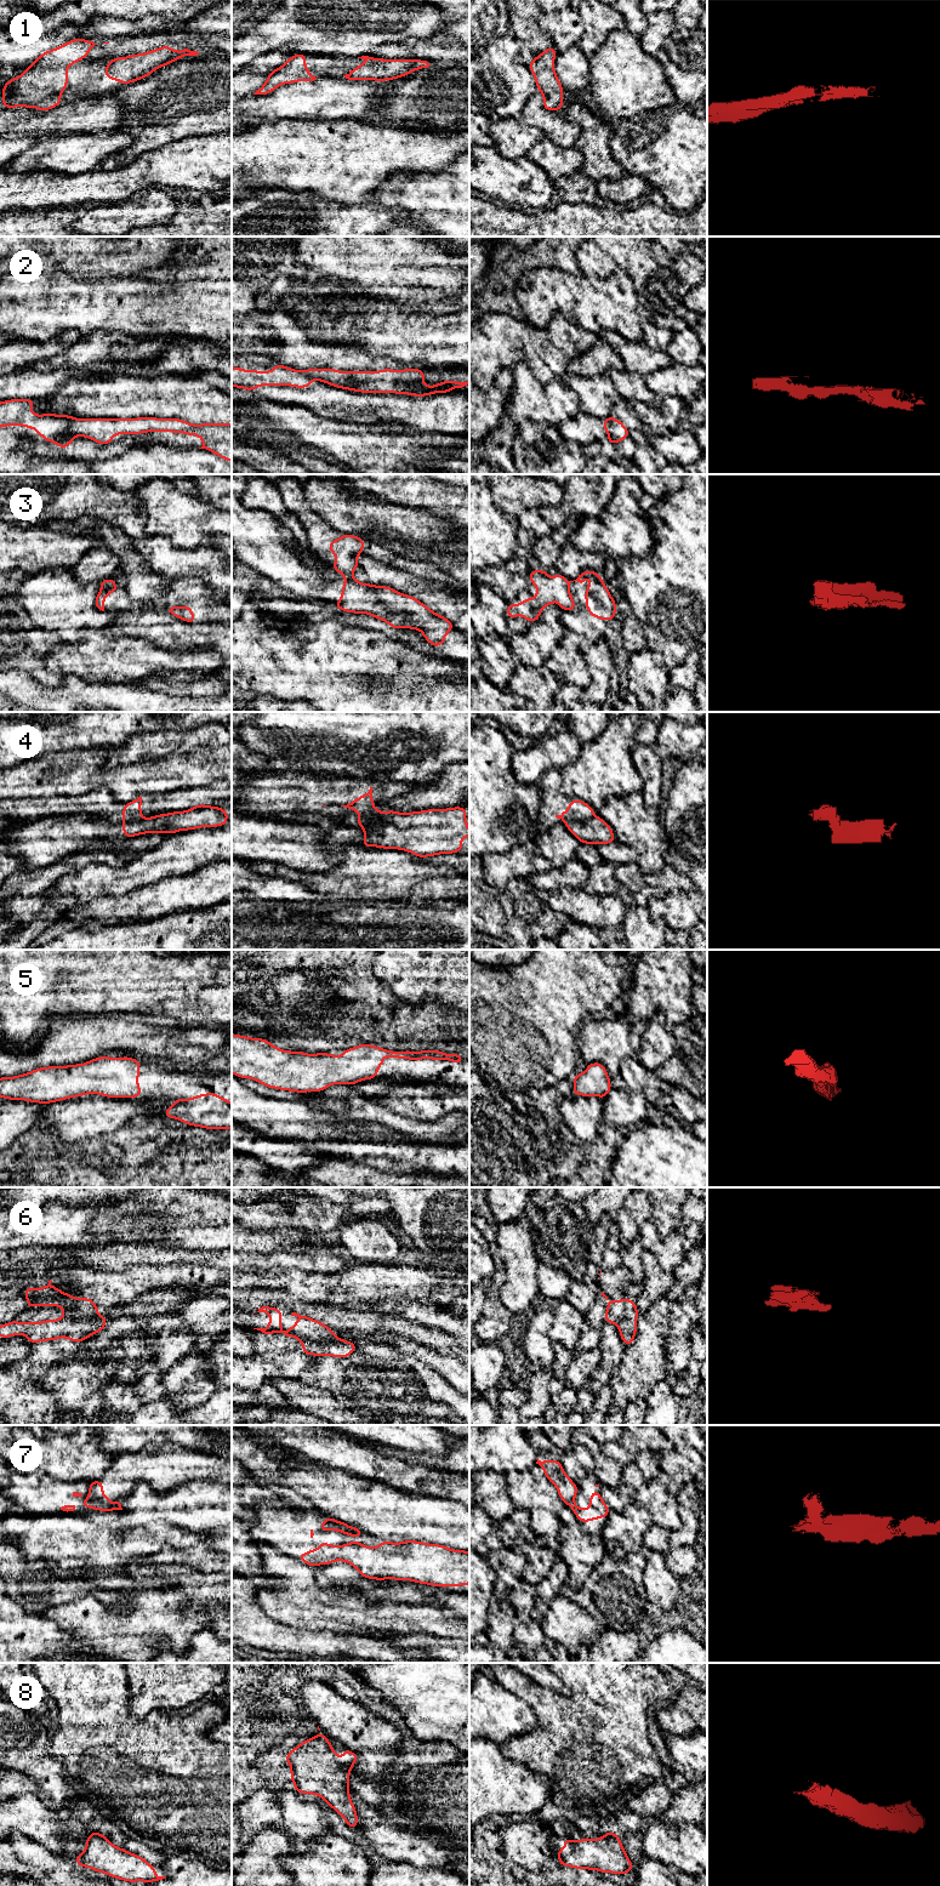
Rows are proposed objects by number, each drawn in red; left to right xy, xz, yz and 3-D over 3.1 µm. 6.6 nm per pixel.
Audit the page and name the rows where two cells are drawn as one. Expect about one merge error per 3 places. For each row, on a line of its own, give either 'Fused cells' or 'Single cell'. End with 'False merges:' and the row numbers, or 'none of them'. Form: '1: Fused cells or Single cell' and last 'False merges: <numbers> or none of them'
1: Single cell
2: Fused cells
3: Fused cells
4: Fused cells
5: Single cell
6: Fused cells
7: Fused cells
8: Single cell
False merges: 2, 3, 4, 6, 7

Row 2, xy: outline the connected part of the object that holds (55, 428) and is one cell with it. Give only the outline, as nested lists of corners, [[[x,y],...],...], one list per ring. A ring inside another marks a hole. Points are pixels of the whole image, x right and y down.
[[[11,399],[0,403],[0,428],[6,426],[22,426],[35,429],[46,441],[56,443],[59,449],[68,448],[75,435],[72,434],[69,425],[74,418],[70,415],[30,412],[35,406],[35,399]]]

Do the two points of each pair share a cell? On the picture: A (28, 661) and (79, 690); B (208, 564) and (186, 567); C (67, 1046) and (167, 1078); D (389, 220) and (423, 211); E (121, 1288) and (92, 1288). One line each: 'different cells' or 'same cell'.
A: different cells
B: same cell
C: different cells
D: different cells
E: same cell

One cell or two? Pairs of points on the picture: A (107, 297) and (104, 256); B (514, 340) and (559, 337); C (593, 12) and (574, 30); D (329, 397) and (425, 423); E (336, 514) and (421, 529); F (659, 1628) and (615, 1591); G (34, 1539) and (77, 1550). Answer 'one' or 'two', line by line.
A: two
B: one
C: two
D: one
E: one
F: one
G: one

